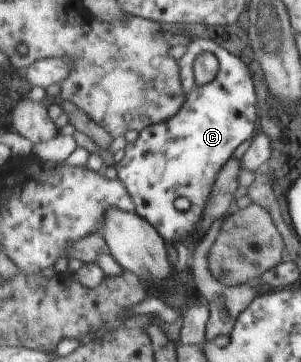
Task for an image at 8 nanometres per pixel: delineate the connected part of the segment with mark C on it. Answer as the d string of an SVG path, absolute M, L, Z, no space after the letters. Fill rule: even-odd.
M194 38L185 46L187 51L181 59L177 60L180 85L184 92L183 106L178 113L171 117L171 120L145 127L139 132L135 141L127 142L123 159L113 166L117 170L117 179L125 185L130 200L134 203L134 213L150 227L153 227L164 242L172 245L173 242L180 241L191 247L192 233L208 199L211 183L214 183L217 171L231 158L237 145L241 145L243 141L253 135L257 113L255 113L255 93L253 93L249 73L237 57L227 53L212 39ZM203 51L211 51L217 57L219 71L213 81L202 87L195 87L191 65L193 65L193 59ZM178 197L185 197L189 200L190 205L187 211L177 211L173 207L173 201Z

